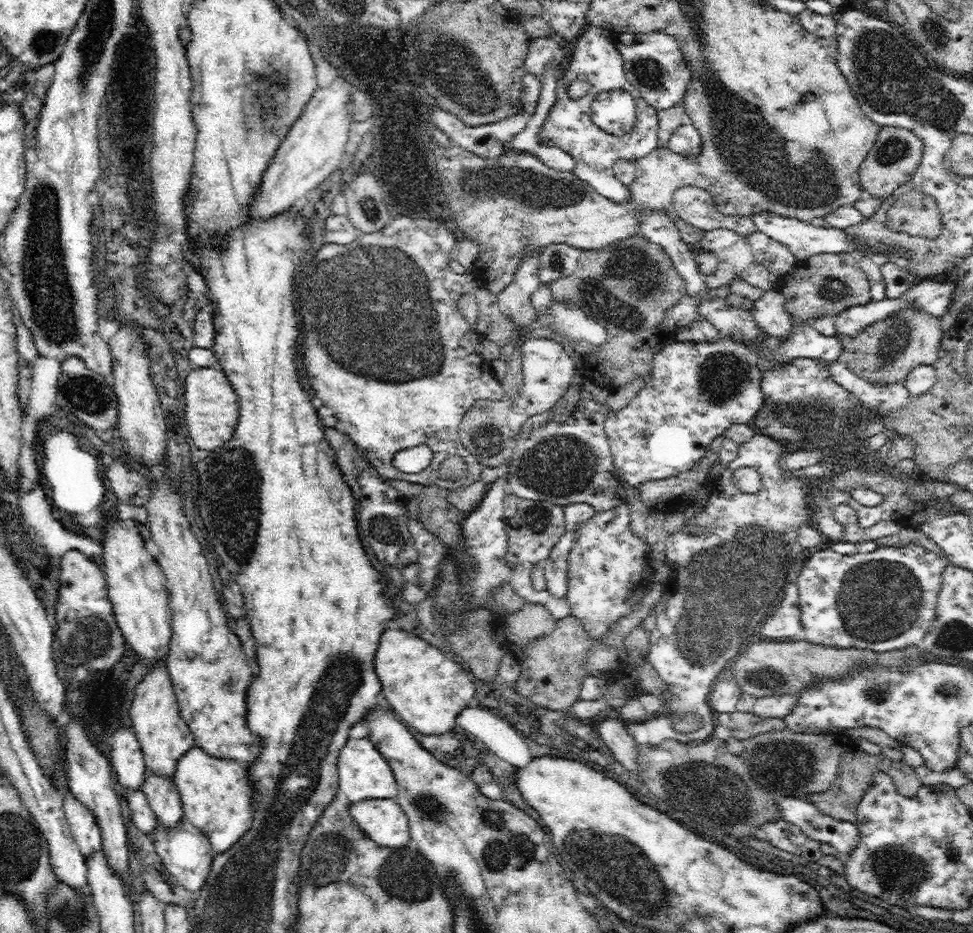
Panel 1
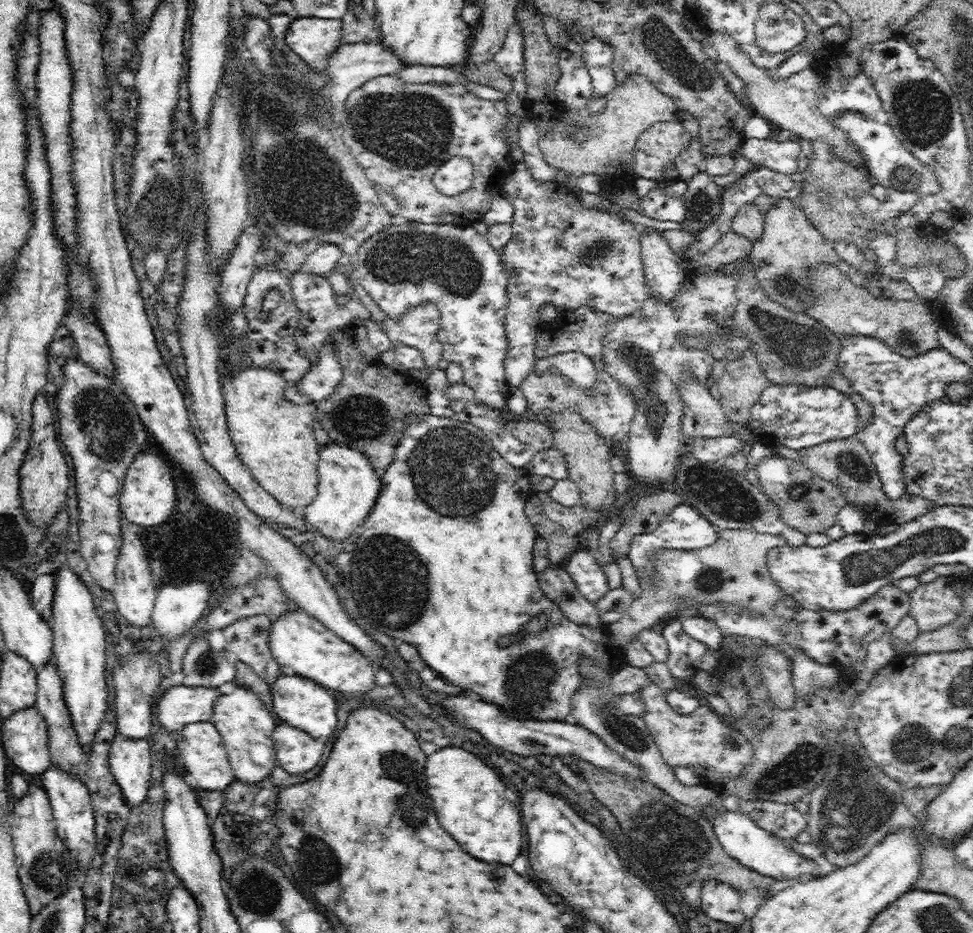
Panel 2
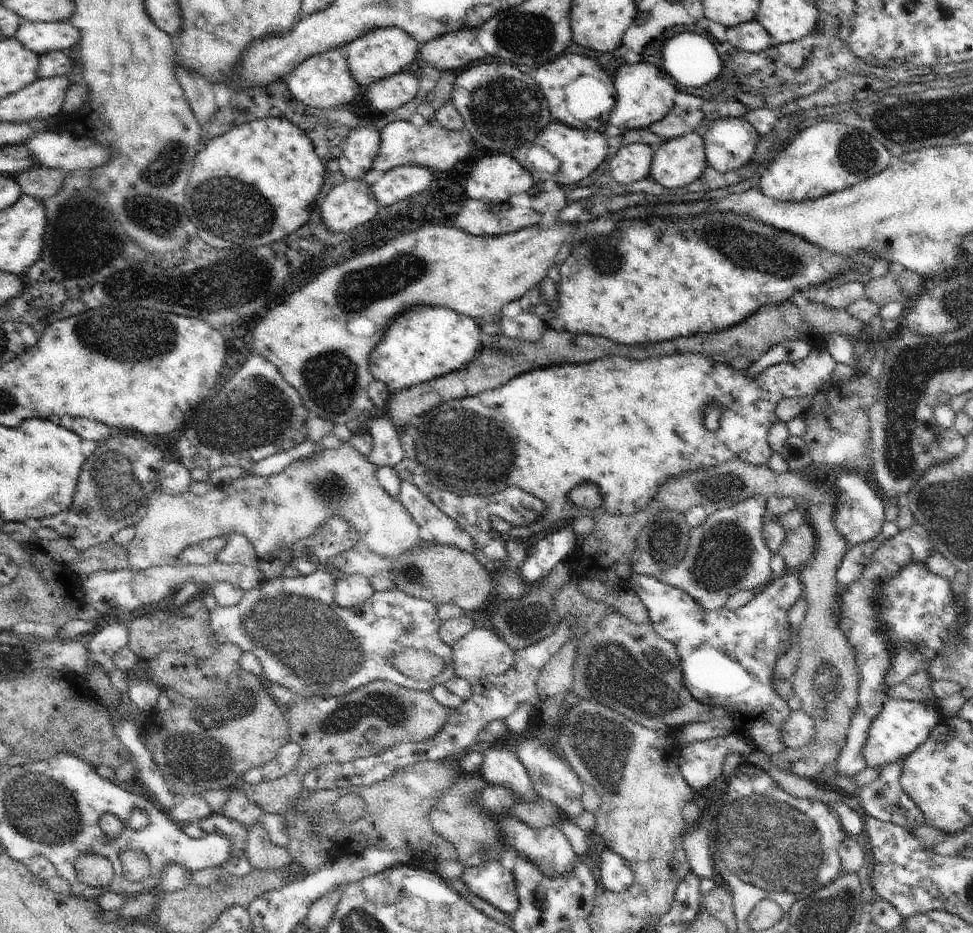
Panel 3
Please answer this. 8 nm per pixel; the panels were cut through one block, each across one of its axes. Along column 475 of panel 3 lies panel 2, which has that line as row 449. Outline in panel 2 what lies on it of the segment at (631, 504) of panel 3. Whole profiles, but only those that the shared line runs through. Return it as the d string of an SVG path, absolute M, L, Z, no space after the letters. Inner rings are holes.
M431 413L422 416L417 414L408 416L404 436L395 448L394 460L392 460L392 464L388 465L388 468L380 473L380 496L366 517L364 531L358 537L356 548L353 550L354 560L352 560L351 568L354 588L352 590L354 590L354 598L358 602L362 616L366 620L372 620L370 624L376 630L380 630L392 638L398 638L398 642L415 646L422 660L447 682L458 684L460 688L466 690L472 690L473 694L474 692L480 694L486 702L496 704L506 716L516 718L516 720L565 721L570 717L571 696L585 685L585 678L582 678L579 673L579 658L582 655L590 657L592 661L596 661L596 665L602 665L612 674L624 666L625 651L623 647L616 646L612 642L608 626L575 624L539 587L538 573L534 570L533 563L533 548L538 534L525 513L525 502L534 494L528 476L526 468L512 466L507 460L504 460L503 456L500 456L500 453L492 446L490 440L475 425ZM542 612L546 613L549 619L540 632L534 633L531 638L522 639L520 642L514 640L510 646L498 646L498 640L502 636L522 632L524 626L528 624L528 620Z

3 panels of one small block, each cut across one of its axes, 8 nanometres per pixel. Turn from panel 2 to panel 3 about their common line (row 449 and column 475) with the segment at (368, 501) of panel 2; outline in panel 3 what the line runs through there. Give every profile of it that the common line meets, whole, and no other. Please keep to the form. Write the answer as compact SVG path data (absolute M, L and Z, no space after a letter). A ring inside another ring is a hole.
M443 306L415 308L399 316L386 330L382 342L370 353L369 370L373 380L380 380L390 394L396 394L404 388L468 368L480 356L485 342L478 319Z

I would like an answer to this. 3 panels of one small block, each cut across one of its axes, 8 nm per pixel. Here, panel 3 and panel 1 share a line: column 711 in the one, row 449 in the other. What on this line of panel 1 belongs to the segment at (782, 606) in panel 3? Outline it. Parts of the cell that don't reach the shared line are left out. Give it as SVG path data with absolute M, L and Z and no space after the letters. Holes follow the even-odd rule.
M806 323L793 324L790 336L770 336L764 332L760 352L753 352L743 344L730 342L727 338L716 338L712 342L672 340L657 352L651 380L636 393L628 406L622 410L610 411L604 422L605 433L610 445L616 470L630 486L651 480L667 479L691 469L704 455L708 445L723 434L731 424L752 424L756 413L767 407L762 393L762 376L771 366L787 363L794 359L818 359L826 363L837 360L843 351L842 341L836 337L824 336Z

